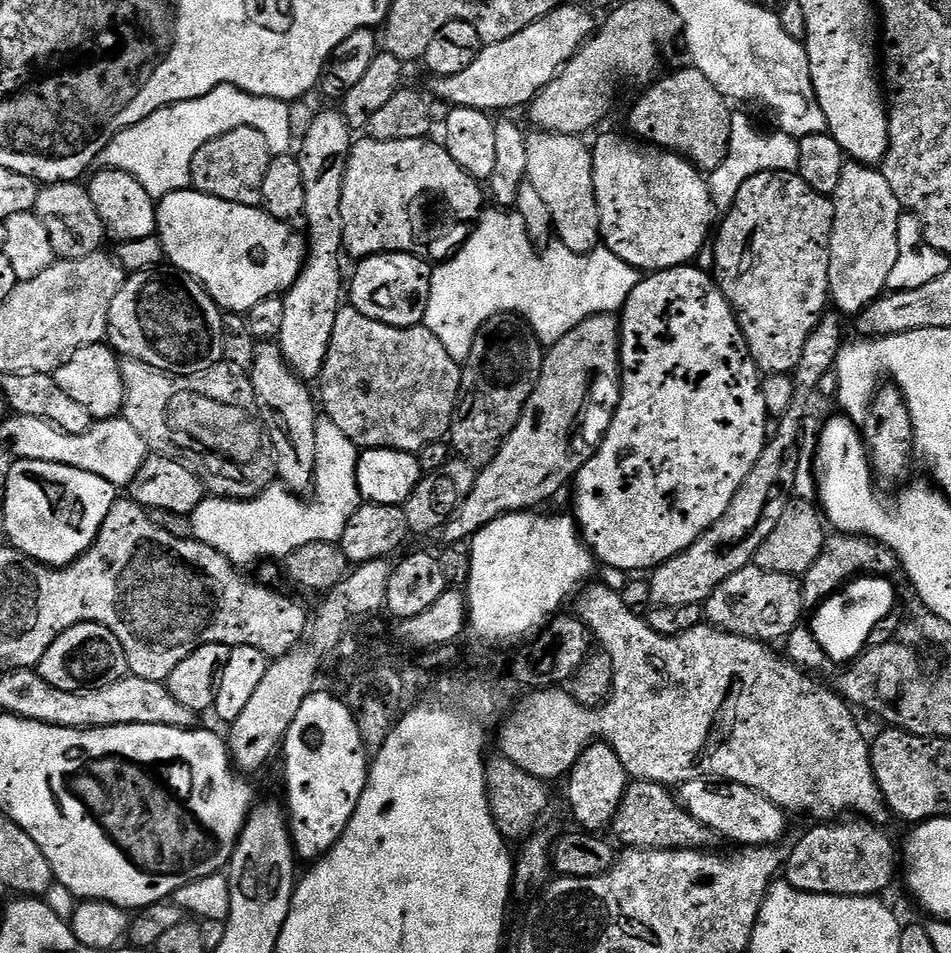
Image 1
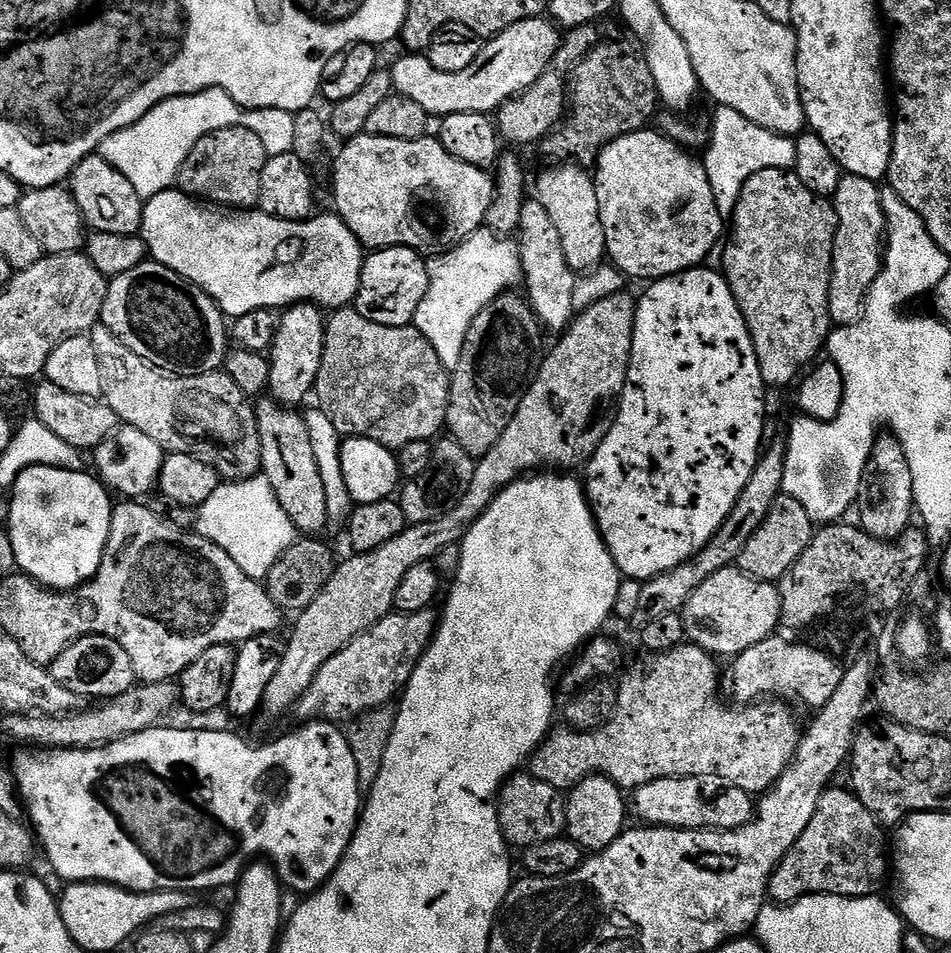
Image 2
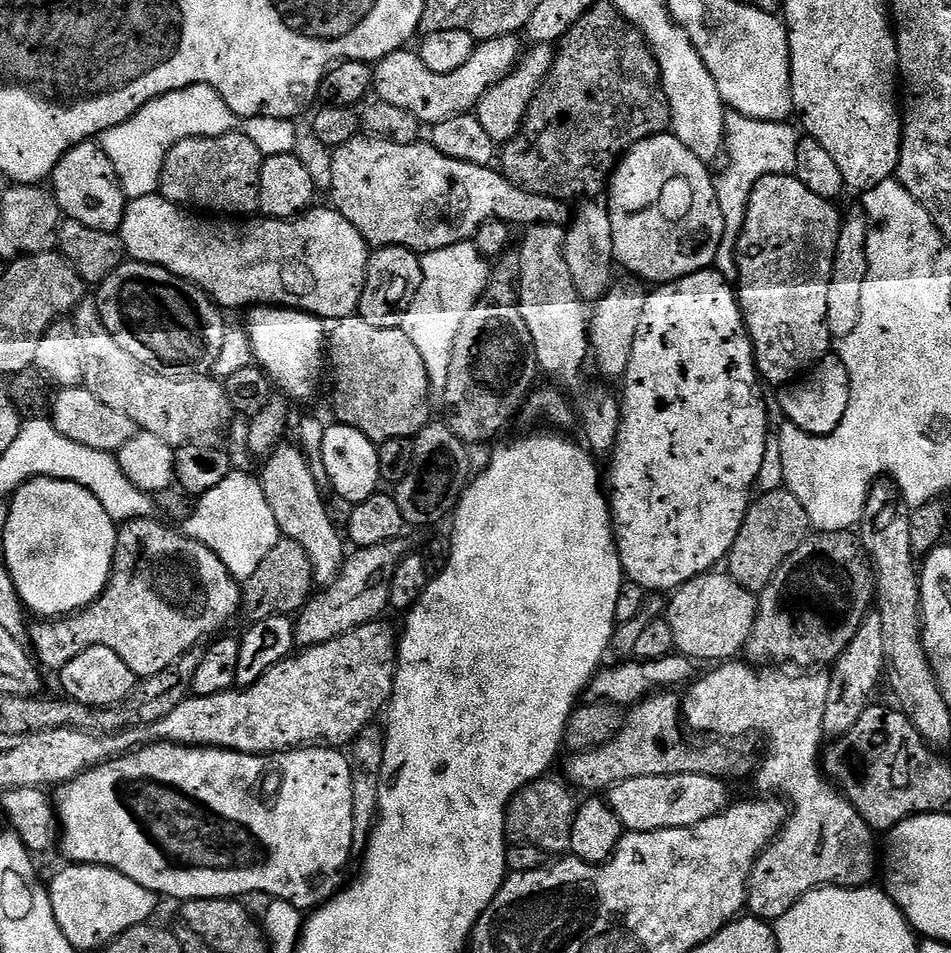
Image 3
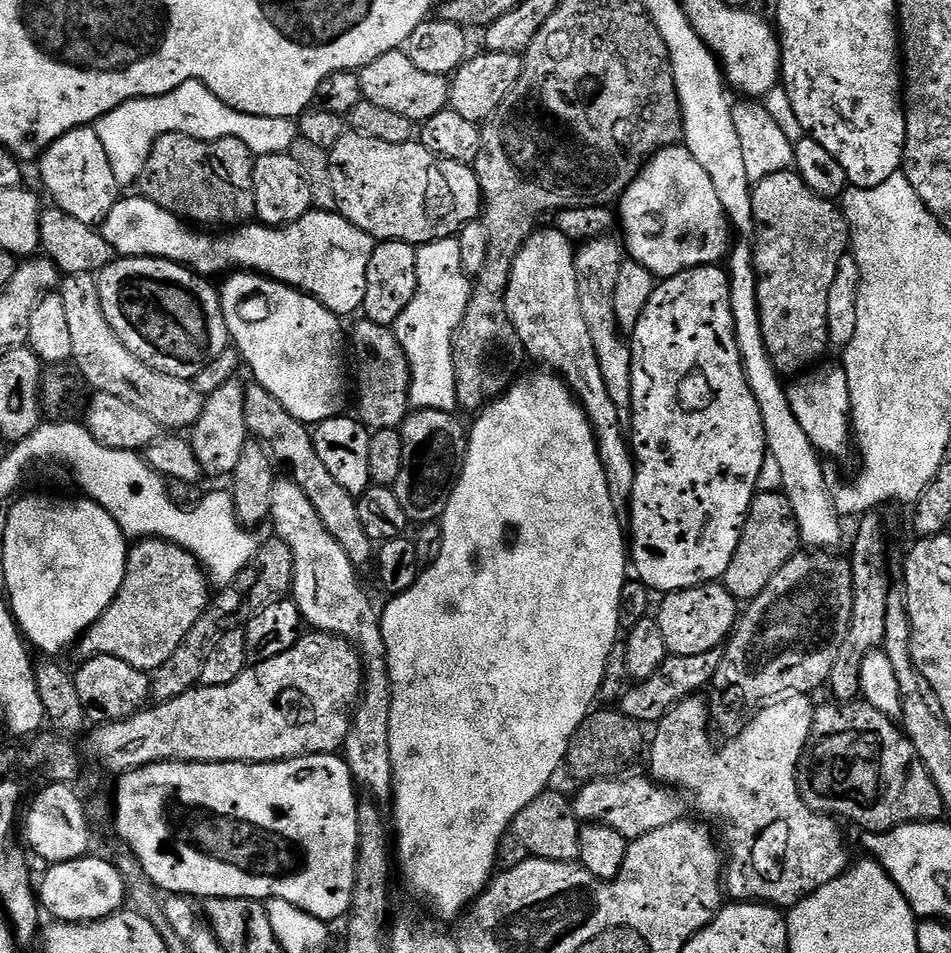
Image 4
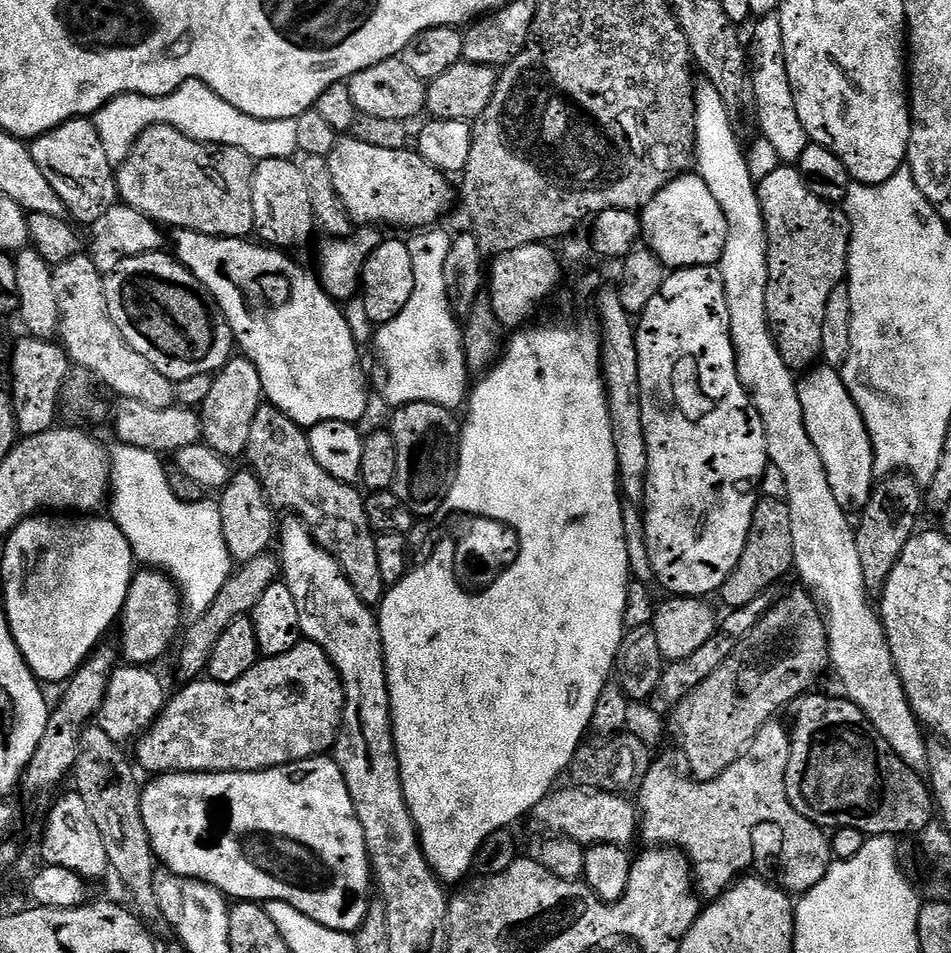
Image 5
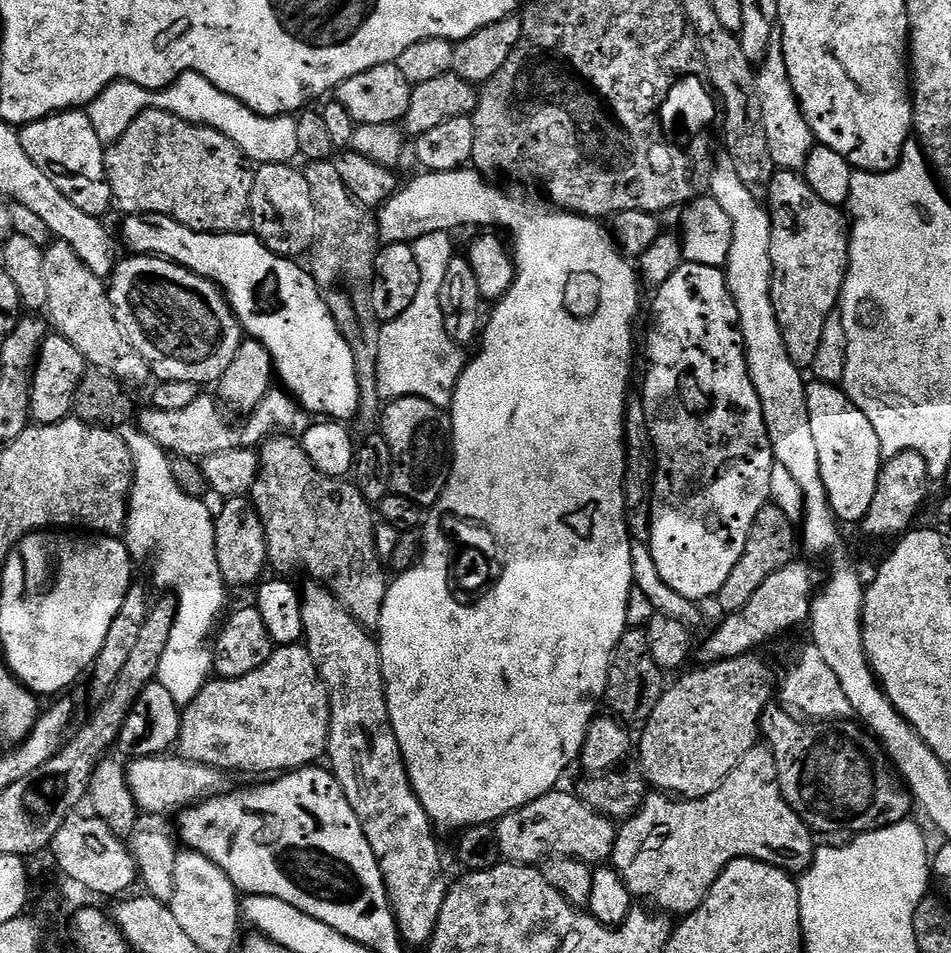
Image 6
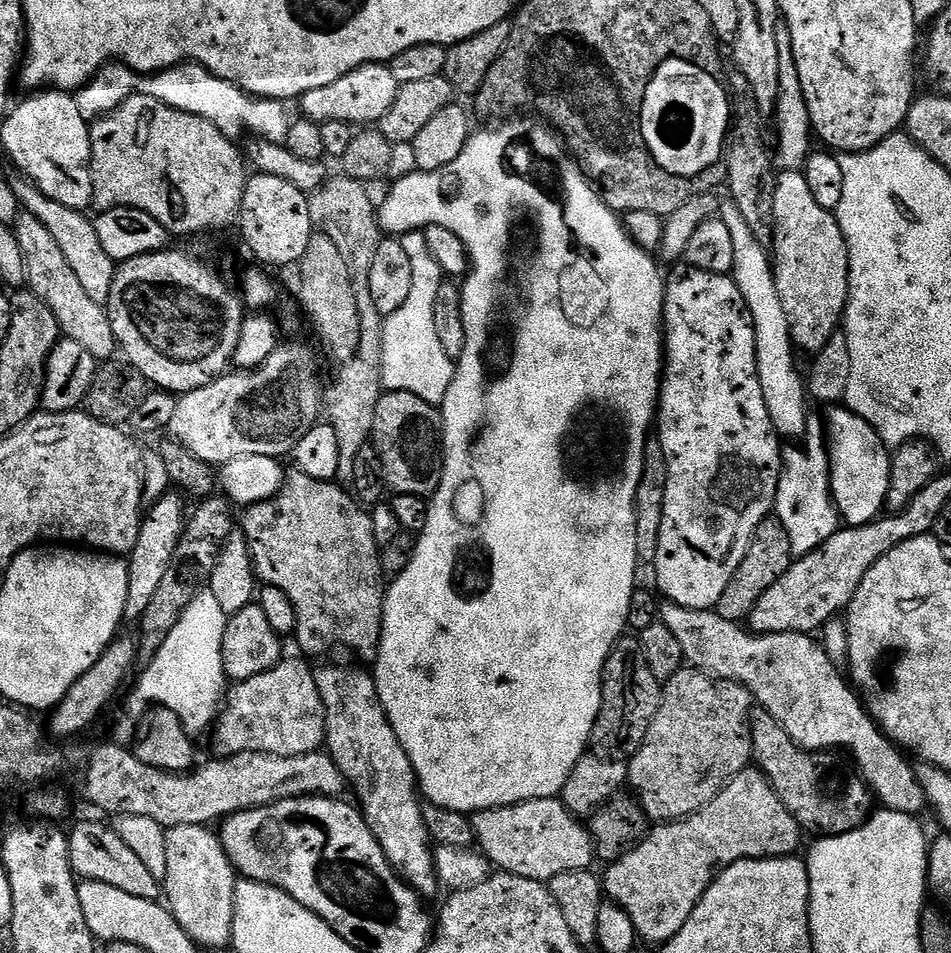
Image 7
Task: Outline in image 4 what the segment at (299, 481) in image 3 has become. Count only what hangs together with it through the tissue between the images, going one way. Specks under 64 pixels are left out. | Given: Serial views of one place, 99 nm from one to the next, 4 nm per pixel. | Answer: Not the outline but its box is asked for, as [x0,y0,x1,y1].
[270,478,392,801]

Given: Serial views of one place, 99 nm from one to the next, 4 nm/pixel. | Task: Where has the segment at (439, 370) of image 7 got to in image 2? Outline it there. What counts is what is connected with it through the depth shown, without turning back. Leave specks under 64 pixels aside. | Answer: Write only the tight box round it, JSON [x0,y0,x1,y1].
[414,230,524,369]

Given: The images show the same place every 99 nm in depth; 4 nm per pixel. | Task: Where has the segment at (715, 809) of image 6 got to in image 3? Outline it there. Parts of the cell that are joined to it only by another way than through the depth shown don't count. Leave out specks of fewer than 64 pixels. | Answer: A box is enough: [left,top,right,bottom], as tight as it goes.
[683,660,878,922]

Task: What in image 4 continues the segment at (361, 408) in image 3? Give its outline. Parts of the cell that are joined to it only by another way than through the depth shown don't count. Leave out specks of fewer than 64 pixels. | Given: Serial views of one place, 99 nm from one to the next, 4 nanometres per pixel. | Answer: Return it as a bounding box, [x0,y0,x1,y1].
[350,318,412,430]

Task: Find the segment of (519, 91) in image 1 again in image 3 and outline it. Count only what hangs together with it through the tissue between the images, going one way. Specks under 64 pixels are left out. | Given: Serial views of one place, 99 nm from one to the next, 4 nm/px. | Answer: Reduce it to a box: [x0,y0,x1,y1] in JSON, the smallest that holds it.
[372,34,522,126]

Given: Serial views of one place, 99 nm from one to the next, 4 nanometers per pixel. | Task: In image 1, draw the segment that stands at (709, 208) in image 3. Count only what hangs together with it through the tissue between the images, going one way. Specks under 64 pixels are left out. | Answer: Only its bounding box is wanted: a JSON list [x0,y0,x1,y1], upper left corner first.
[590,136,714,274]

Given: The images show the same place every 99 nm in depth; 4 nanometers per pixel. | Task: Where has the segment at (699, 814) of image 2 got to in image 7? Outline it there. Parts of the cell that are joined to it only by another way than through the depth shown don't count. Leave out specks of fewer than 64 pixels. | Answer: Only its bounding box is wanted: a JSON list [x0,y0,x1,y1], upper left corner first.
[471,798,594,882]

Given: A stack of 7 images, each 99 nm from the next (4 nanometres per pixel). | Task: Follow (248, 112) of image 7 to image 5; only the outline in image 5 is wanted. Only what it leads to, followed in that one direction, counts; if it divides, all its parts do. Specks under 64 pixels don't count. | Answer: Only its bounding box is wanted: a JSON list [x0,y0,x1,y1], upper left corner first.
[94,80,300,166]

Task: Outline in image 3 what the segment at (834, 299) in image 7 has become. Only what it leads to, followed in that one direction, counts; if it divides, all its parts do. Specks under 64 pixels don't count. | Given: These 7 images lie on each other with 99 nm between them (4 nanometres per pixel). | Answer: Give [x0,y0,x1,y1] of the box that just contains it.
[737,174,842,386]

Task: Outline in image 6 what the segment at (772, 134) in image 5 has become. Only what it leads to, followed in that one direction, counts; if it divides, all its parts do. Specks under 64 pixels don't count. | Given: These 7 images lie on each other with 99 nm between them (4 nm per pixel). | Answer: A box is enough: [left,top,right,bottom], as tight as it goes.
[756,25,816,171]

